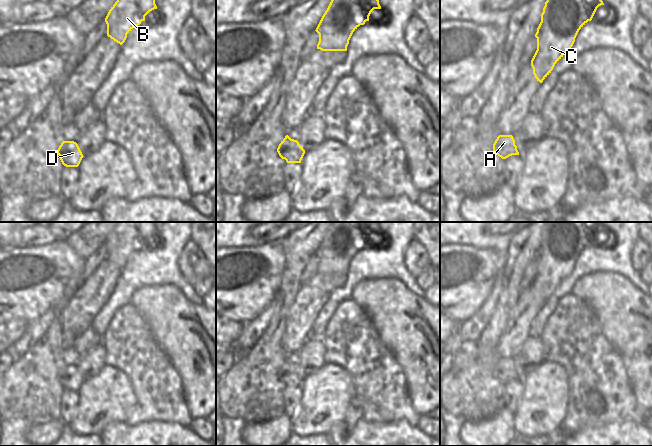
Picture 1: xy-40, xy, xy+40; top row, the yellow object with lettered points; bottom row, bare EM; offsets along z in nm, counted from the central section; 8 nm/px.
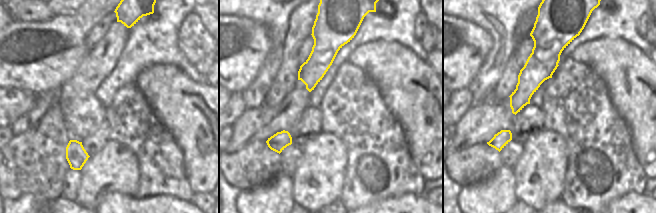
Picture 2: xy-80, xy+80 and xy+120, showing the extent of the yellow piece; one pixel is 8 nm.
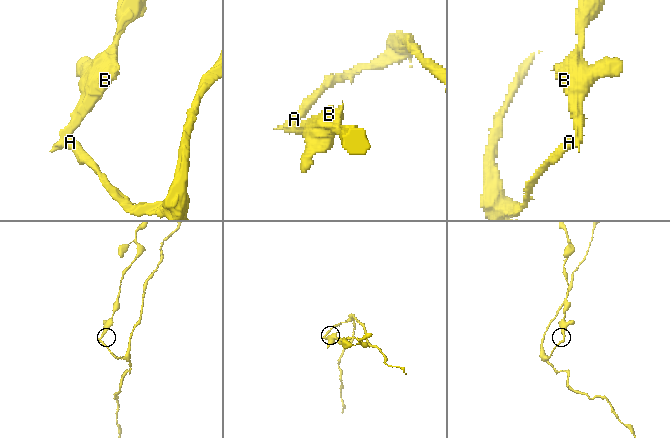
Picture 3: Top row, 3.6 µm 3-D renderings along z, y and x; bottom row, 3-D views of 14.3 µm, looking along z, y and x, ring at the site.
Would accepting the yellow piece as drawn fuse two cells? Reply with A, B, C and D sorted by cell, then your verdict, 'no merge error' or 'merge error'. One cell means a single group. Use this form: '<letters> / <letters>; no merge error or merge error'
A B C / D; merge error

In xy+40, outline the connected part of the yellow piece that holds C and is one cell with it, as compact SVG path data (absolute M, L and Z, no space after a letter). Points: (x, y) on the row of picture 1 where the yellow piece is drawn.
M547 0L537 28L537 50L531 60L540 83L571 49L579 30L591 21L602 0Z

